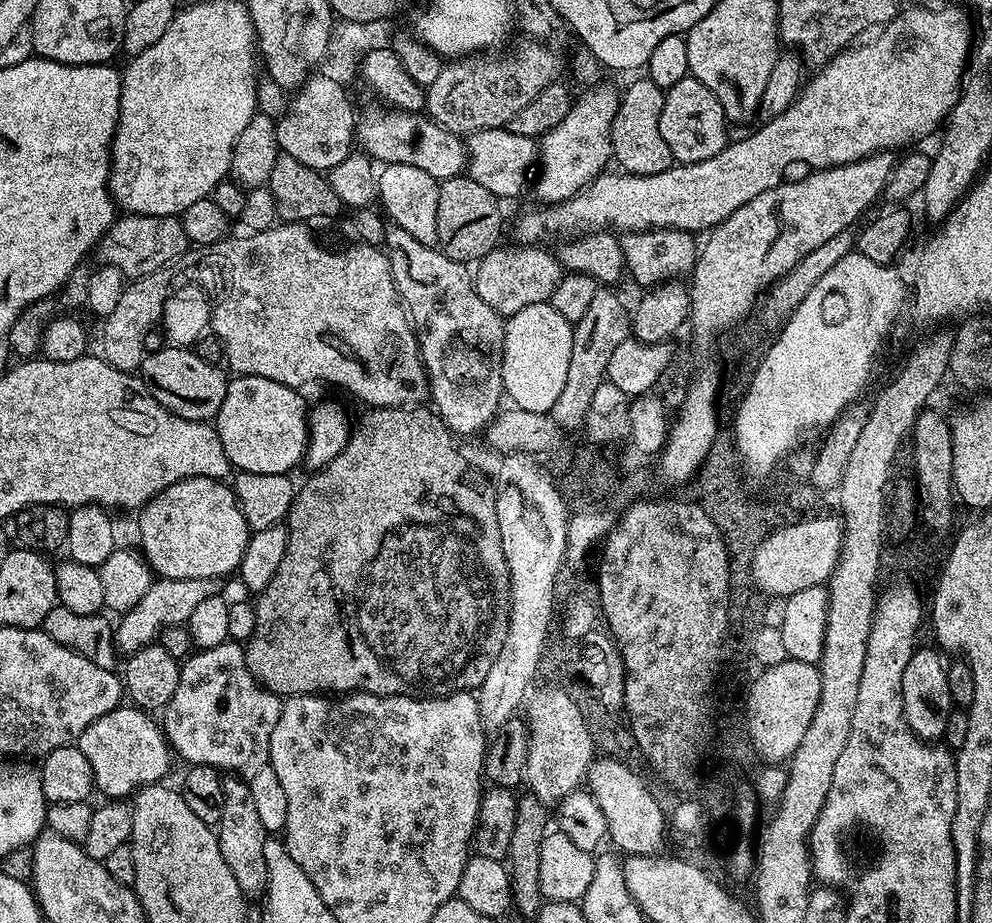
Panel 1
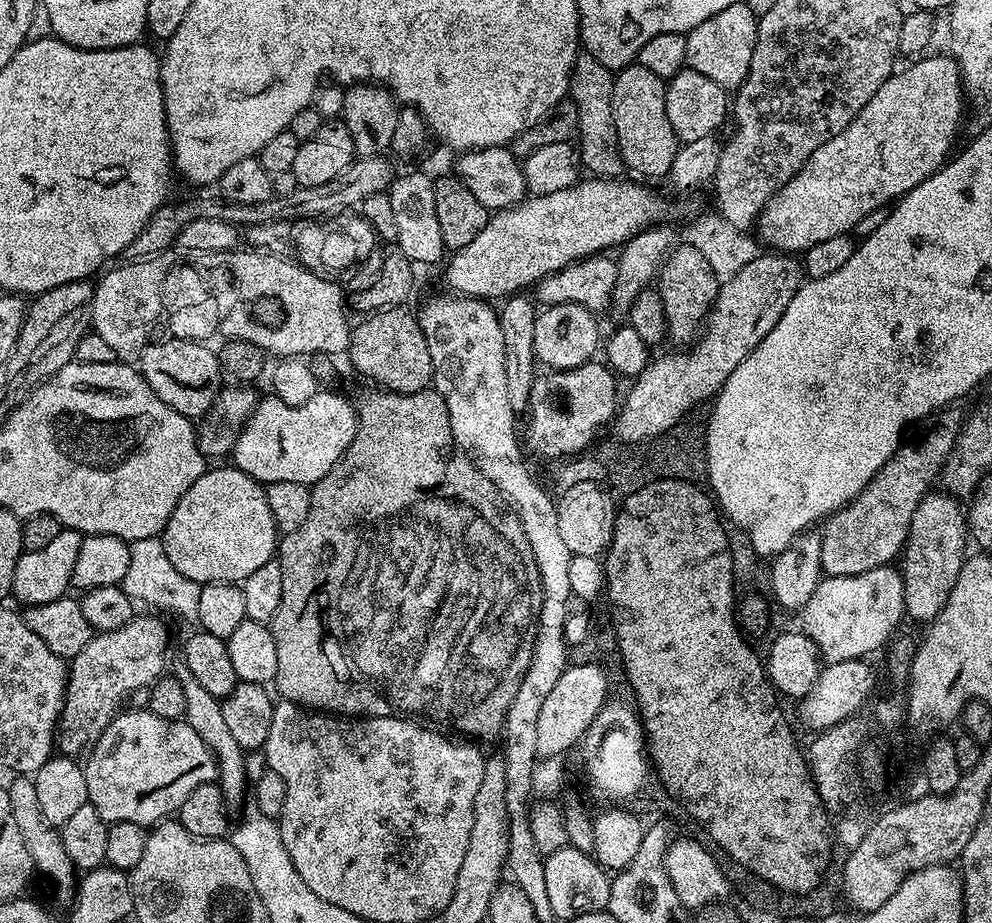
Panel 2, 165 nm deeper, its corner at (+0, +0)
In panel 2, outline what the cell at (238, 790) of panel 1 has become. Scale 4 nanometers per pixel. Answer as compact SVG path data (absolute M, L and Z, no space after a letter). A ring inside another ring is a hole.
M177 663L174 669L174 675L177 682L182 686L182 691L186 694L186 710L184 711L184 720L192 727L194 734L206 742L206 746L214 754L216 759L216 778L215 783L220 786L220 797L224 799L224 807L229 810L243 809L246 803L246 797L250 792L250 781L246 774L246 753L242 746L238 746L238 741L232 737L231 731L226 727L226 718L222 718L220 709L221 701L210 694L190 674L190 670L182 663Z

